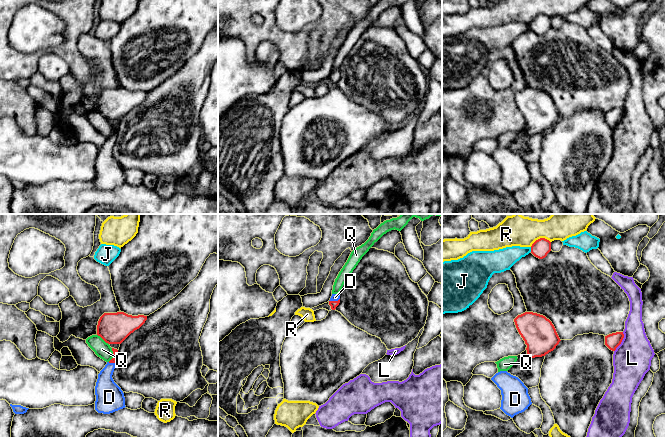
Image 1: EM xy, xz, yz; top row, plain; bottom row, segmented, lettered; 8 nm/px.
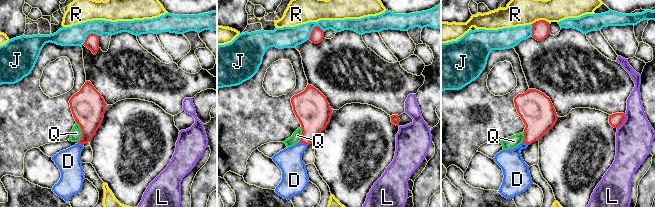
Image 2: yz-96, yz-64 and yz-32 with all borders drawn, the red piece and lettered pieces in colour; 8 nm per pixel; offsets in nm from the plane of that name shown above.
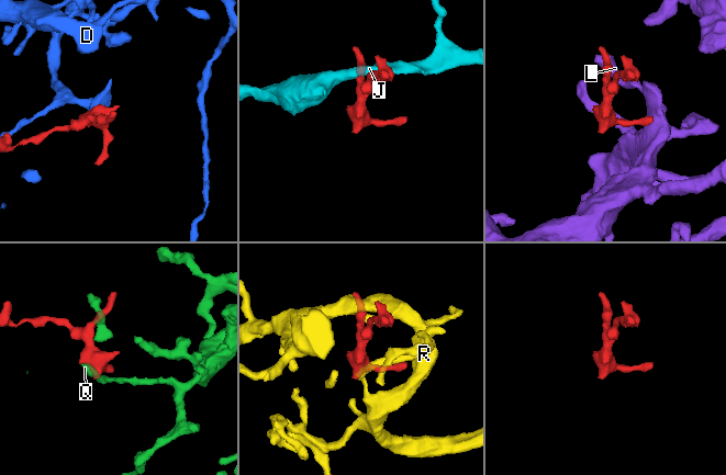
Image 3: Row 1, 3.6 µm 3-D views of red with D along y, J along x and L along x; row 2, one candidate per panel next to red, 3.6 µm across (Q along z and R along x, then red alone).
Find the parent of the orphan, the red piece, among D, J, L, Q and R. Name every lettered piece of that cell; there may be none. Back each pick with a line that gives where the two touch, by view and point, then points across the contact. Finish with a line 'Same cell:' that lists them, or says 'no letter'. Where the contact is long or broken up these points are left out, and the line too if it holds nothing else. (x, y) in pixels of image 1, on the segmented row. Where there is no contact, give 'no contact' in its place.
D: contact xz (334, 301); way xz (333, 304), (334, 301), (335, 297)
Same cell: D

